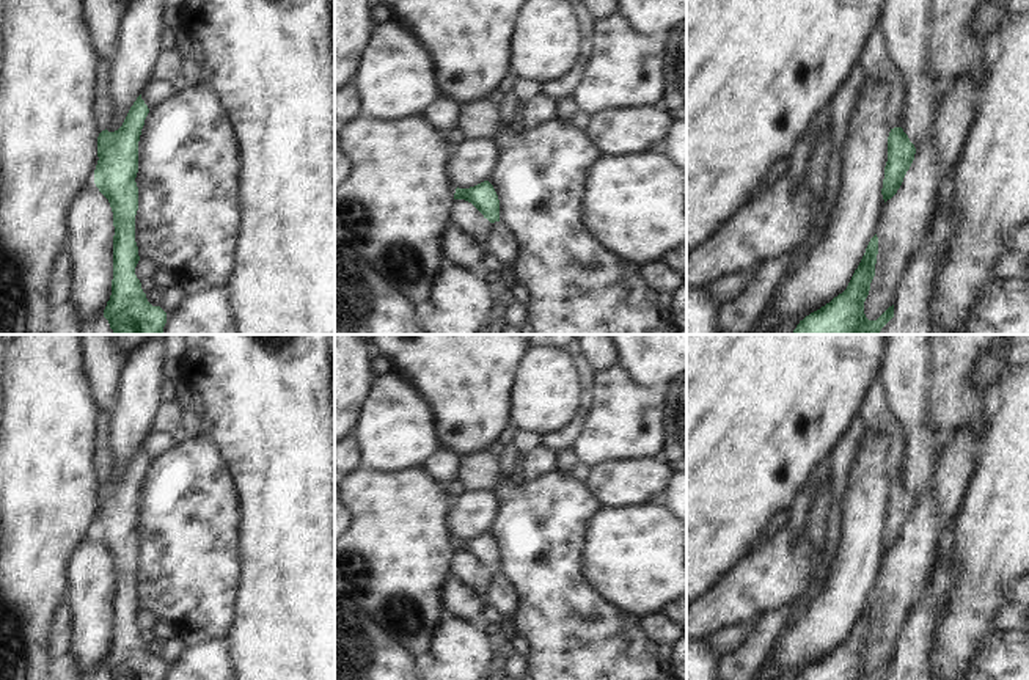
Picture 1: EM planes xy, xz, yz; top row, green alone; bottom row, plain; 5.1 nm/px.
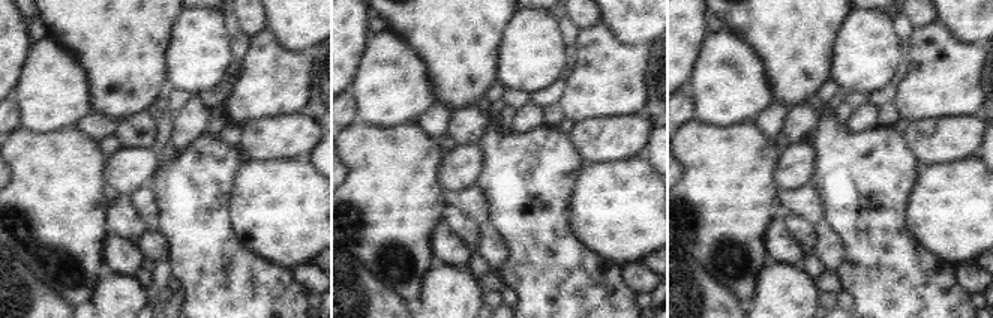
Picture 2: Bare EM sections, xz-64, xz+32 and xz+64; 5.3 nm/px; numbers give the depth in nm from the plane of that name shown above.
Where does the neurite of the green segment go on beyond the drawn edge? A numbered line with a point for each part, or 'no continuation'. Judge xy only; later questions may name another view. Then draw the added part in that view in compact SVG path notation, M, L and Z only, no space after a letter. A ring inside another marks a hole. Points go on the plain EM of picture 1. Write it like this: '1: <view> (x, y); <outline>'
1: xy (102, 459); M97 410L97 418L94 422L94 473L99 485L105 482L110 474L112 457L107 449L108 430L110 413Z

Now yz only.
1: yz (875, 415); M880 377L867 393L859 416L866 424L867 430L873 430L877 433L884 432L889 435L891 449L886 457L886 473L891 481L902 479L899 466L905 452L905 437L897 418L888 408L888 396L884 393L884 386Z

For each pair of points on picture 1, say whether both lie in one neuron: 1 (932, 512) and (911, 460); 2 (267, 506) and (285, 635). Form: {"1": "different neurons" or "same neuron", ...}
{"1": "different neurons", "2": "same neuron"}

